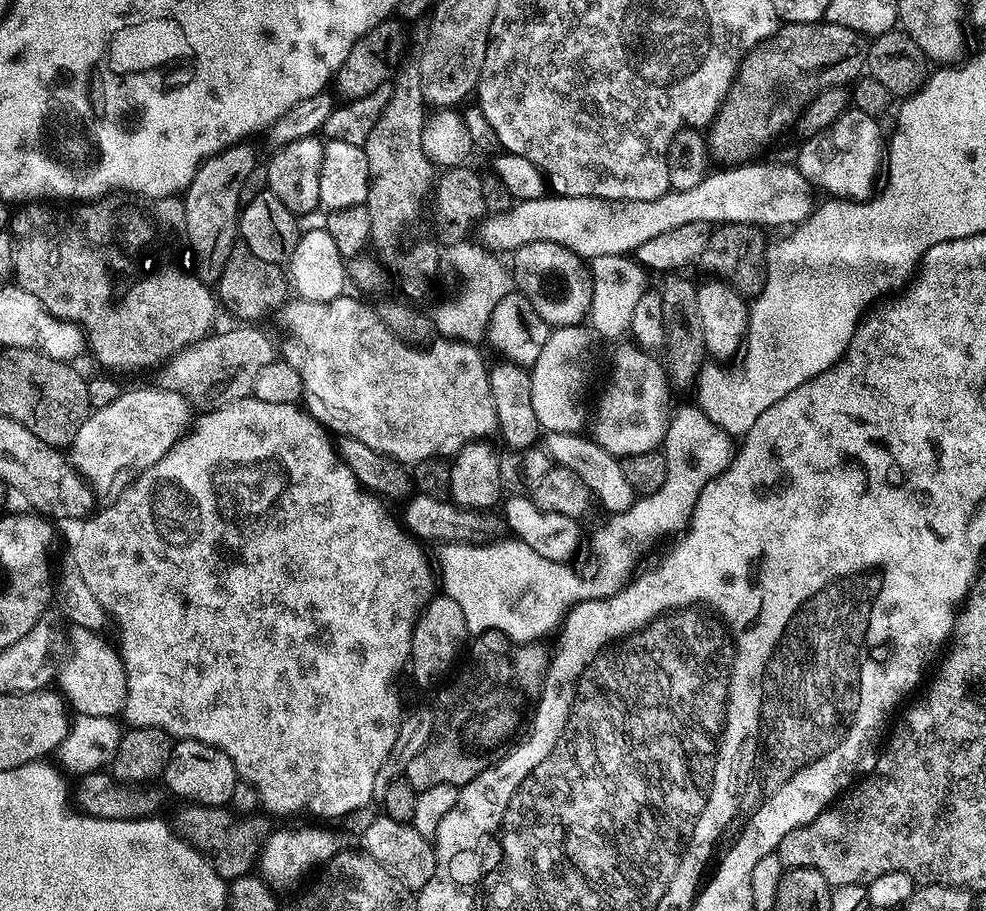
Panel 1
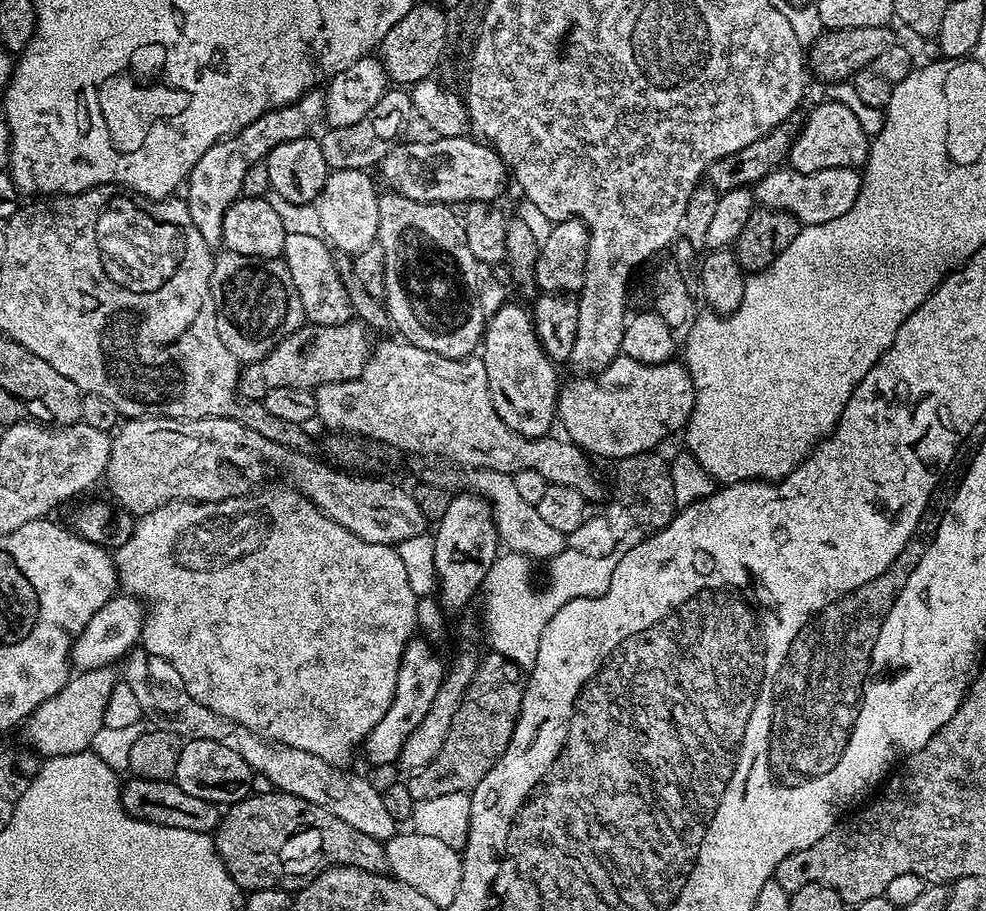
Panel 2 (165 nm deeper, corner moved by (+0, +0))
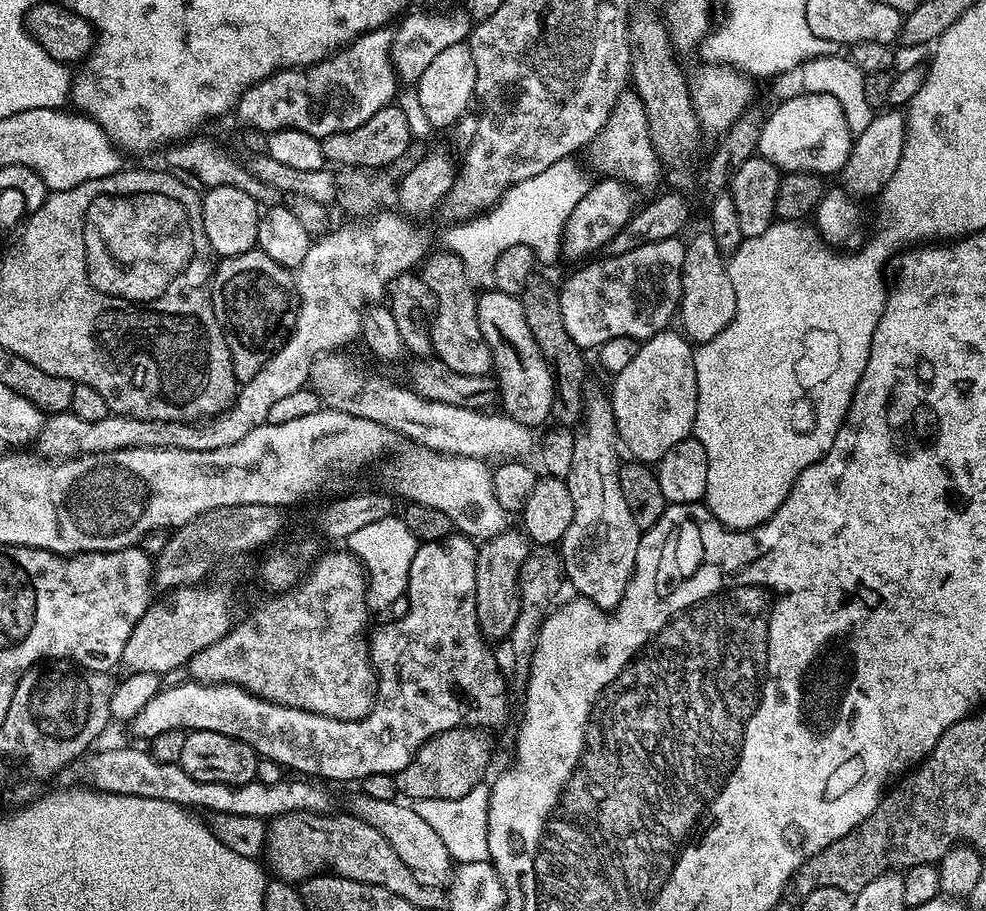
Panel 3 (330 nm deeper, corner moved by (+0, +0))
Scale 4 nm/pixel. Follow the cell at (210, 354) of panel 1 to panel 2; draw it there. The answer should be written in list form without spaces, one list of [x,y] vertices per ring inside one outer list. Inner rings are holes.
[[[353,318],[345,324],[305,323],[298,330],[281,335],[276,349],[251,361],[239,373],[238,391],[245,401],[260,402],[270,390],[278,386],[315,389],[317,384],[333,380],[350,380],[359,376],[370,355],[369,329]]]

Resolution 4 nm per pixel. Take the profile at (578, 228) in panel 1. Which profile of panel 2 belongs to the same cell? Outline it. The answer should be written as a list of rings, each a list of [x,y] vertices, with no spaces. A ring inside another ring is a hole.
[[[781,166],[774,172],[768,172],[766,178],[762,178],[754,186],[754,200],[760,208],[769,208],[772,212],[787,212],[801,225],[821,224],[822,222],[834,222],[834,218],[842,218],[860,193],[862,176],[855,168],[823,168],[817,172],[795,172],[790,166]]]

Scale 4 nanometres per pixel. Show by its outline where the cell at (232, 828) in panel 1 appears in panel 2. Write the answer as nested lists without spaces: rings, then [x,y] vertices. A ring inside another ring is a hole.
[[[275,790],[270,794],[249,794],[245,800],[227,805],[214,829],[214,843],[230,878],[245,893],[283,885],[287,876],[308,878],[333,866],[388,872],[381,841],[346,826],[342,818],[314,802],[306,802],[306,798]]]

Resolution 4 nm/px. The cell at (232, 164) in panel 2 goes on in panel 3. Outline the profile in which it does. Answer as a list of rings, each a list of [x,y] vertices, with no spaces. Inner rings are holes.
[[[385,26],[375,28],[364,36],[353,40],[339,52],[335,52],[327,60],[319,60],[316,64],[309,64],[306,68],[290,68],[283,72],[276,72],[267,76],[260,84],[250,86],[236,103],[234,116],[241,120],[245,129],[253,128],[267,134],[277,132],[283,128],[302,130],[311,136],[321,138],[334,134],[354,130],[354,126],[362,126],[366,118],[374,118],[378,110],[389,107],[398,96],[398,77],[392,69],[392,34],[393,29]]]

